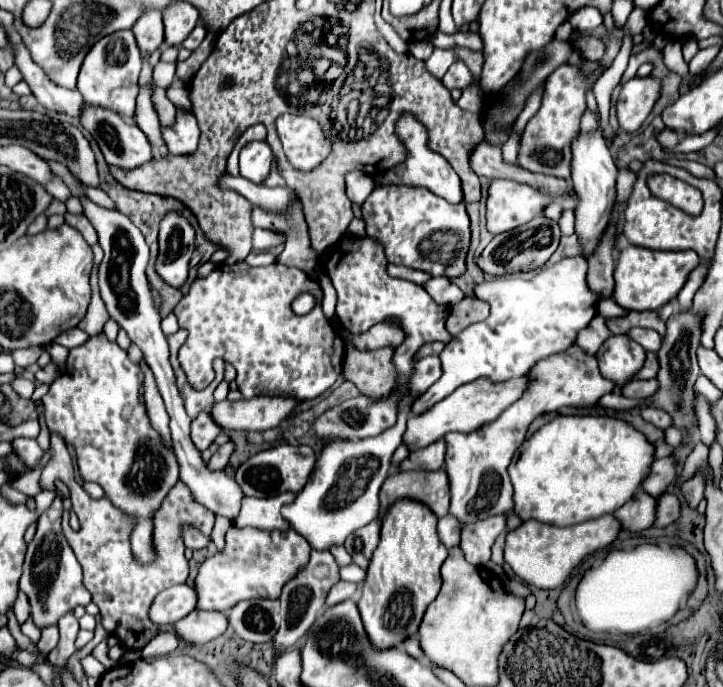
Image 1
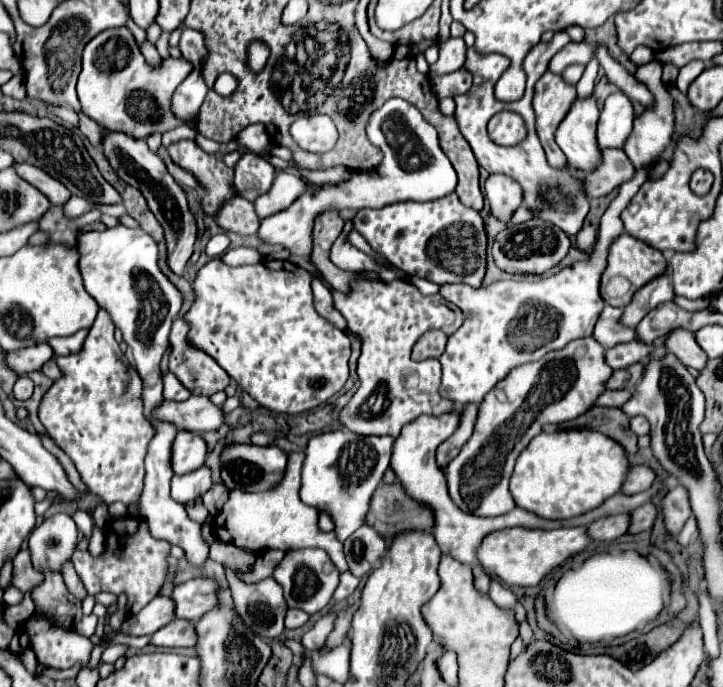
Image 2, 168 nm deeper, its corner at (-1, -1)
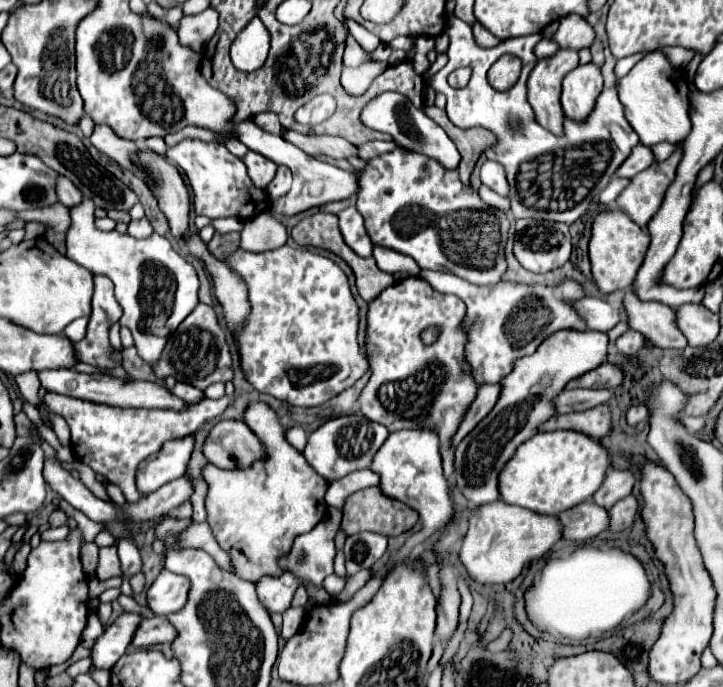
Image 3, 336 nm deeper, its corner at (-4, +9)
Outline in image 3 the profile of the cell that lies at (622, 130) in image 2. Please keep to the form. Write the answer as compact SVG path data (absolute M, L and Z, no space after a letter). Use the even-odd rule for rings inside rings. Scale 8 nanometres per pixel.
M451 17L447 23L445 33L449 35L451 43L447 49L449 63L431 79L435 91L447 97L447 115L449 119L461 127L485 127L491 129L499 143L485 151L487 159L493 159L505 167L505 175L509 181L509 195L511 201L511 215L515 219L545 219L545 221L561 221L561 223L575 223L581 215L589 209L595 197L609 185L611 177L621 167L621 161L629 157L633 147L639 143L637 133L631 129L623 115L623 105L617 97L615 89L603 89L593 113L581 123L575 119L565 119L563 135L555 137L535 121L535 113L527 101L527 77L537 57L533 55L533 47L541 41L541 35L527 35L501 41L493 49L483 49L475 43L471 25ZM513 53L523 61L523 71L515 87L509 91L495 91L487 83L487 69L493 65L501 55ZM459 67L471 67L471 79L465 87L453 89L447 83L451 71Z

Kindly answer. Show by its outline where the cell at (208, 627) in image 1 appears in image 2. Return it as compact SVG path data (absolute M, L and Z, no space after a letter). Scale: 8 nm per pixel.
M174 619L152 635L152 645L158 647L194 647L196 643L198 633L194 631L194 623L186 619Z

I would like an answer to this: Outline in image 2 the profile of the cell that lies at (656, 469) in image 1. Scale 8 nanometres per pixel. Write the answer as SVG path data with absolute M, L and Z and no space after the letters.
M636 465L630 469L630 473L622 485L622 493L634 495L640 491L646 491L654 481L656 481L654 469L650 469L648 465Z

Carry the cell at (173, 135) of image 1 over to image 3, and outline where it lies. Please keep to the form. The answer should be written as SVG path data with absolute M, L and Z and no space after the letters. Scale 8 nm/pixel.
M185 139L175 147L167 149L167 159L181 167L187 175L197 215L205 215L209 219L239 217L241 221L247 221L269 209L267 193L253 185L253 181L247 175L245 163L239 157L231 155L223 143Z

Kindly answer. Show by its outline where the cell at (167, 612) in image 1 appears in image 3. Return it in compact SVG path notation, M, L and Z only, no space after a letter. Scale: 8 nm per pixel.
M123 613L115 619L113 625L105 629L101 637L97 637L95 645L91 647L91 663L95 669L111 669L121 655L125 655L127 645L133 639L133 633L143 617L135 613Z

